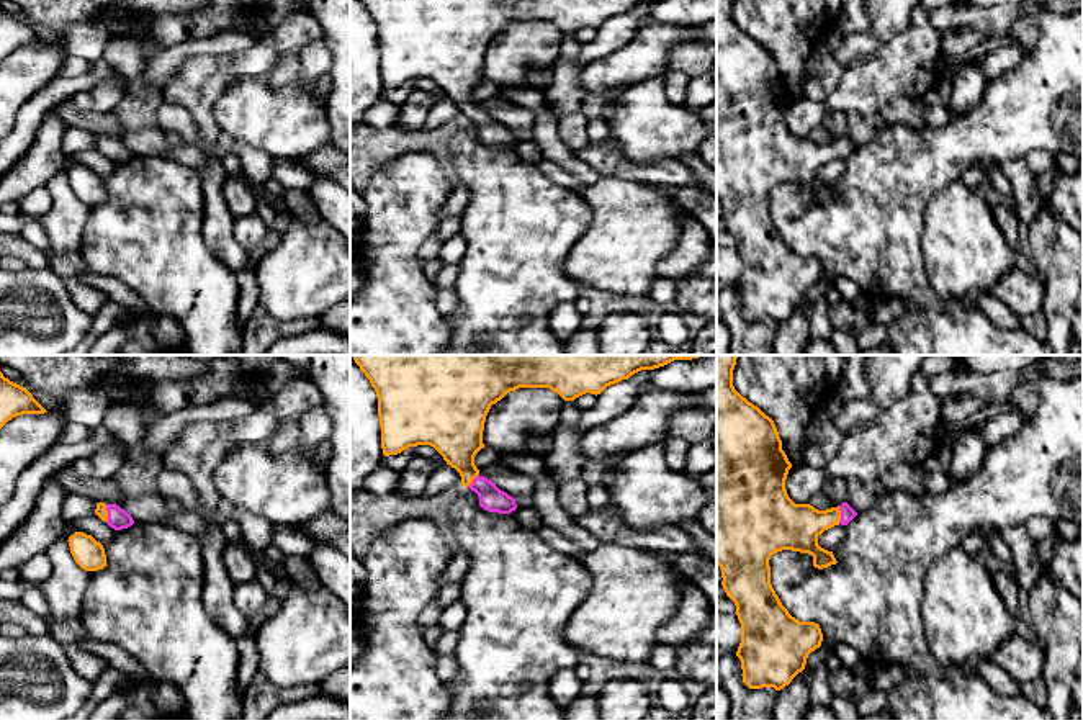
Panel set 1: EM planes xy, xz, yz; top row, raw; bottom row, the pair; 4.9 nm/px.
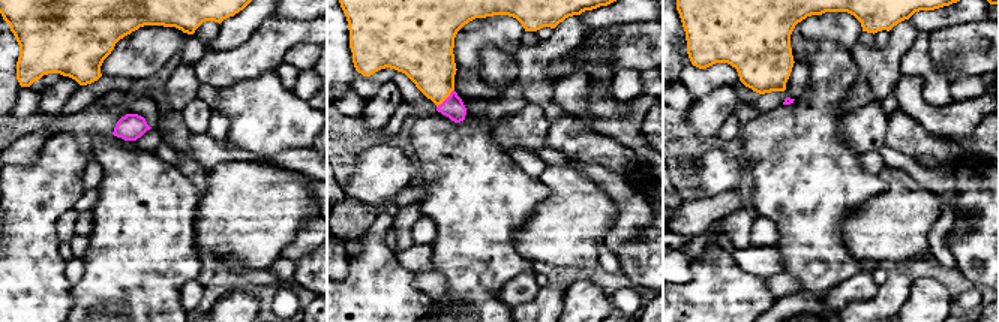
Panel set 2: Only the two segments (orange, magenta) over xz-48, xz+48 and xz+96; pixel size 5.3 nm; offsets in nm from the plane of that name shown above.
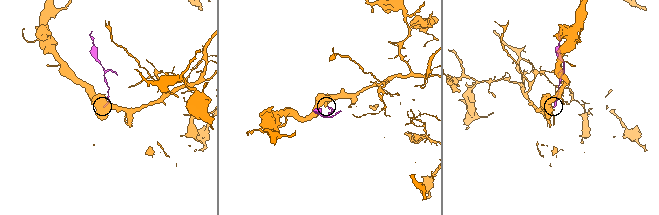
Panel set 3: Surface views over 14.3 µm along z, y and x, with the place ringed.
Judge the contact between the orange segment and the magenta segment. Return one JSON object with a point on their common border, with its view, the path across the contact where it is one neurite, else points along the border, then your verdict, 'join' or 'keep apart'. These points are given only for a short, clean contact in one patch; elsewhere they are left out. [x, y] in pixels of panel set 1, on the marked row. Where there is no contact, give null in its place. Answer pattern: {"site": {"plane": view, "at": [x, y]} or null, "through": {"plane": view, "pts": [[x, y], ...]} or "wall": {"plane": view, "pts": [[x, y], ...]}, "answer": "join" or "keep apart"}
{"site": {"plane": "xy", "at": [107, 512]}, "through": {"plane": "xy", "pts": [[100, 511], [107, 512], [118, 519]]}, "answer": "join"}

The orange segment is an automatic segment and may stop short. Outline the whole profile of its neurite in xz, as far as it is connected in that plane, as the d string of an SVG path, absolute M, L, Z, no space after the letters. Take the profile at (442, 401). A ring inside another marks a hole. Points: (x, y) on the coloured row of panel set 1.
M353 355L355 363L370 380L378 398L383 455L398 455L409 447L434 447L461 476L461 484L474 491L479 506L489 512L510 514L517 509L515 499L501 491L491 479L479 475L474 465L476 453L484 448L483 430L492 404L519 388L550 388L564 401L591 393L600 394L607 386L641 370L654 370L674 360L692 360L700 355Z

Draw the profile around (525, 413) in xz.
M519 388L491 406L484 430L484 447L499 453L519 453L530 437L551 434L559 425L564 399L550 388Z

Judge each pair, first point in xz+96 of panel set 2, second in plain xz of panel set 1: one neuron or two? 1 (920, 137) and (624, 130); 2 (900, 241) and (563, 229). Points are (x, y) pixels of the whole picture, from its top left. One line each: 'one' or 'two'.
1: two
2: two

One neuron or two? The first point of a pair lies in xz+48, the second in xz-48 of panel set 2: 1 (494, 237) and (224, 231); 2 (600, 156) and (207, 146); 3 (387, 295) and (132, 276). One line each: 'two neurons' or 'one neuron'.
1: two neurons
2: one neuron
3: two neurons

